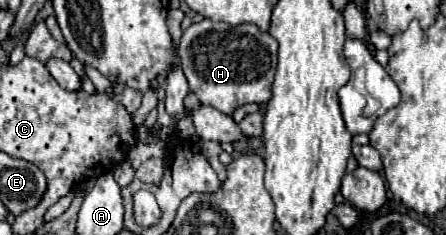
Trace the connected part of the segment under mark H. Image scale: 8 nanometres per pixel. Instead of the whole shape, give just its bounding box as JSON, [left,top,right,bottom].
[179,19,277,115]

